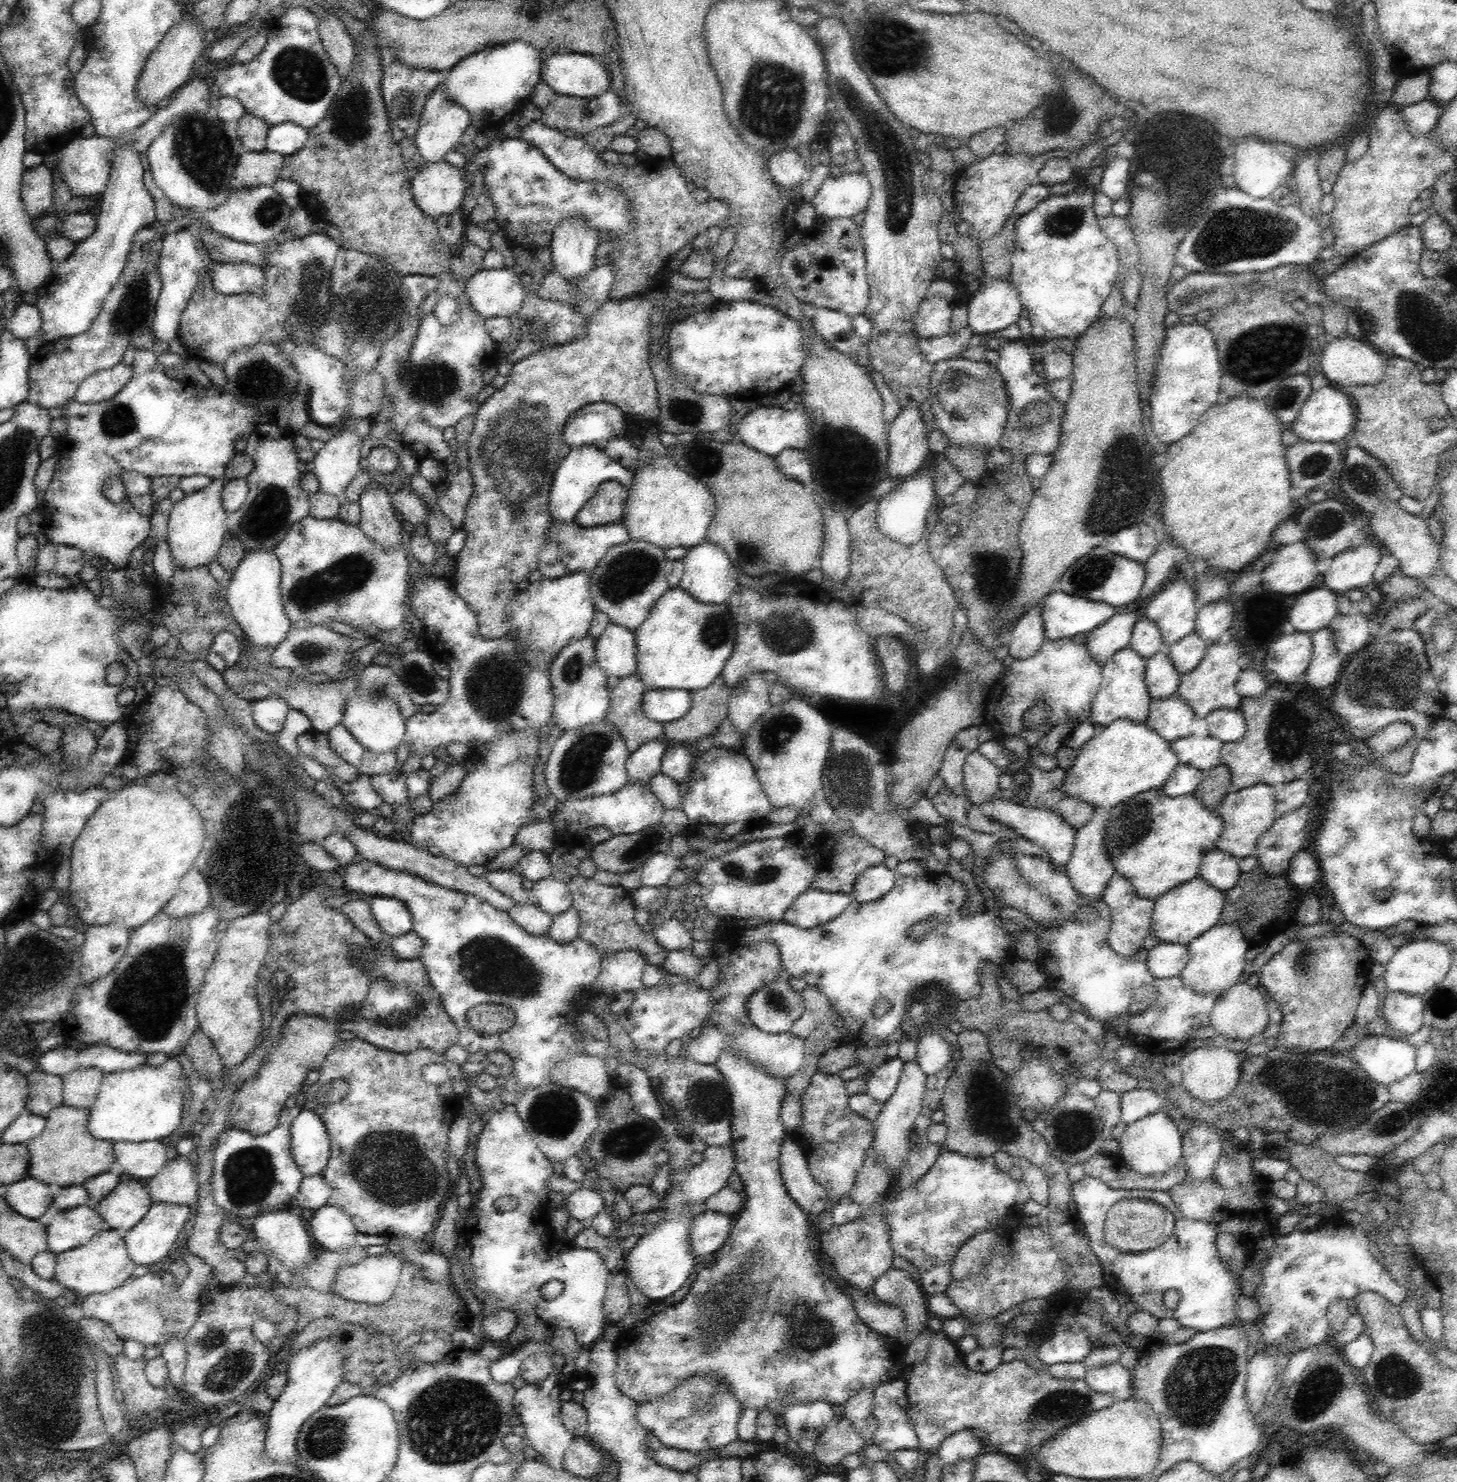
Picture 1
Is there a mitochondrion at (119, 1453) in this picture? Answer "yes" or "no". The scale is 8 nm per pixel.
no

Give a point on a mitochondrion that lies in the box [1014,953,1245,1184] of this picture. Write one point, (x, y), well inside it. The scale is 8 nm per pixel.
(1075, 1130)

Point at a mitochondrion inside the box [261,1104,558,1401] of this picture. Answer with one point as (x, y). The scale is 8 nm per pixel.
(379, 1161)

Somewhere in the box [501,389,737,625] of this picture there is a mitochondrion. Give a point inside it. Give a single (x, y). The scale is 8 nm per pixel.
(626, 576)

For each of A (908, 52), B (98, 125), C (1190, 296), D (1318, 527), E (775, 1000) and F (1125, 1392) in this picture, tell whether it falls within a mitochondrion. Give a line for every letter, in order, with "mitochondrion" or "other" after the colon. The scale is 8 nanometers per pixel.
A: mitochondrion
B: other
C: mitochondrion
D: mitochondrion
E: mitochondrion
F: other

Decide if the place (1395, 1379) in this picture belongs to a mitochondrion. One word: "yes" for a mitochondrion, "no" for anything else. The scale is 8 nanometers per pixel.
yes

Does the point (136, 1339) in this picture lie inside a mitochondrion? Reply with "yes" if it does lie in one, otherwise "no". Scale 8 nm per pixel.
no

